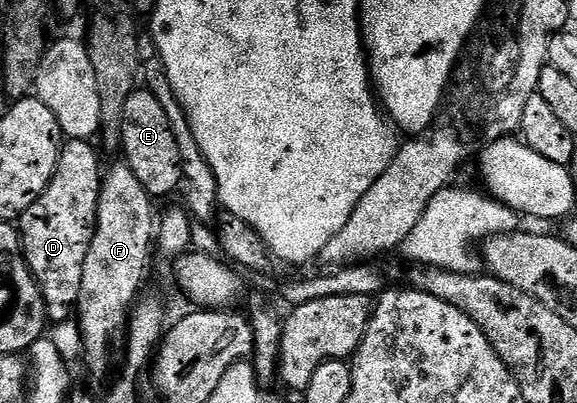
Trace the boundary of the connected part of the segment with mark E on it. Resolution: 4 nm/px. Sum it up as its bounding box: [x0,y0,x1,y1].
[121,89,182,195]

